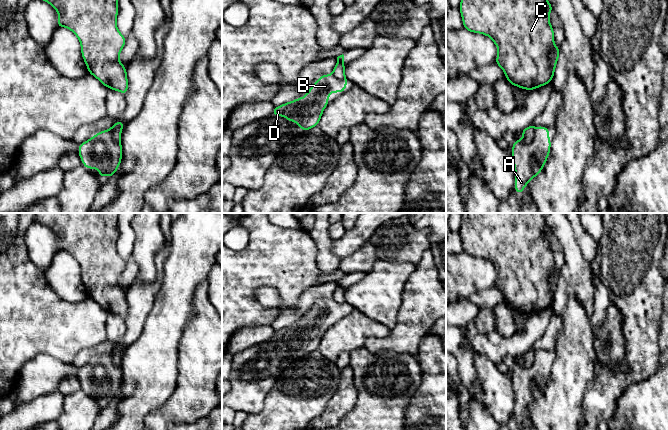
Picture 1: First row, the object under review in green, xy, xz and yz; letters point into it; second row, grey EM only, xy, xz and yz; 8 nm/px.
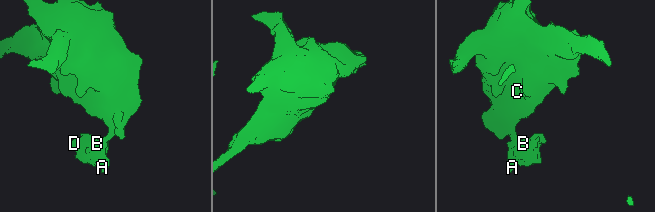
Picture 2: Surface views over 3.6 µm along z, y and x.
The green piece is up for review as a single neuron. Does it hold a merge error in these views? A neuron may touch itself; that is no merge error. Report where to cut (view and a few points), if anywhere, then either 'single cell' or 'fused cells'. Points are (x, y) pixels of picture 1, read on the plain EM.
cut in yz along (535, 352), (533, 363), (528, 367), (523, 367); fused cells

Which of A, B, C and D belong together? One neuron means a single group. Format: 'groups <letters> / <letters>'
groups A B D / C

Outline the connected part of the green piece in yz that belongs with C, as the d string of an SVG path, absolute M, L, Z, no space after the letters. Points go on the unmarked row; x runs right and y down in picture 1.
M461 213L461 228L459 235L463 243L463 252L473 257L489 260L498 272L498 280L496 281L494 288L497 288L502 292L505 297L505 302L512 310L517 310L528 315L552 306L561 274L561 272L554 270L554 254L549 246L549 237L554 235L554 233L546 222L546 216L547 213Z

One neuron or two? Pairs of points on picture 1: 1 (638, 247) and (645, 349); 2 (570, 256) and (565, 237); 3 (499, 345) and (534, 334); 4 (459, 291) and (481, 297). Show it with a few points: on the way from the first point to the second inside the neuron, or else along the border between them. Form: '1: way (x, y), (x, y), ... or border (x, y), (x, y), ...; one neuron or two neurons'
1: way (638, 272), (641, 324); one neuron
2: way (570, 251), (568, 242); one neuron
3: way (508, 345), (516, 345), (525, 339); one neuron
4: border (493, 287), (487, 290), (476, 291), (467, 298); two neurons

